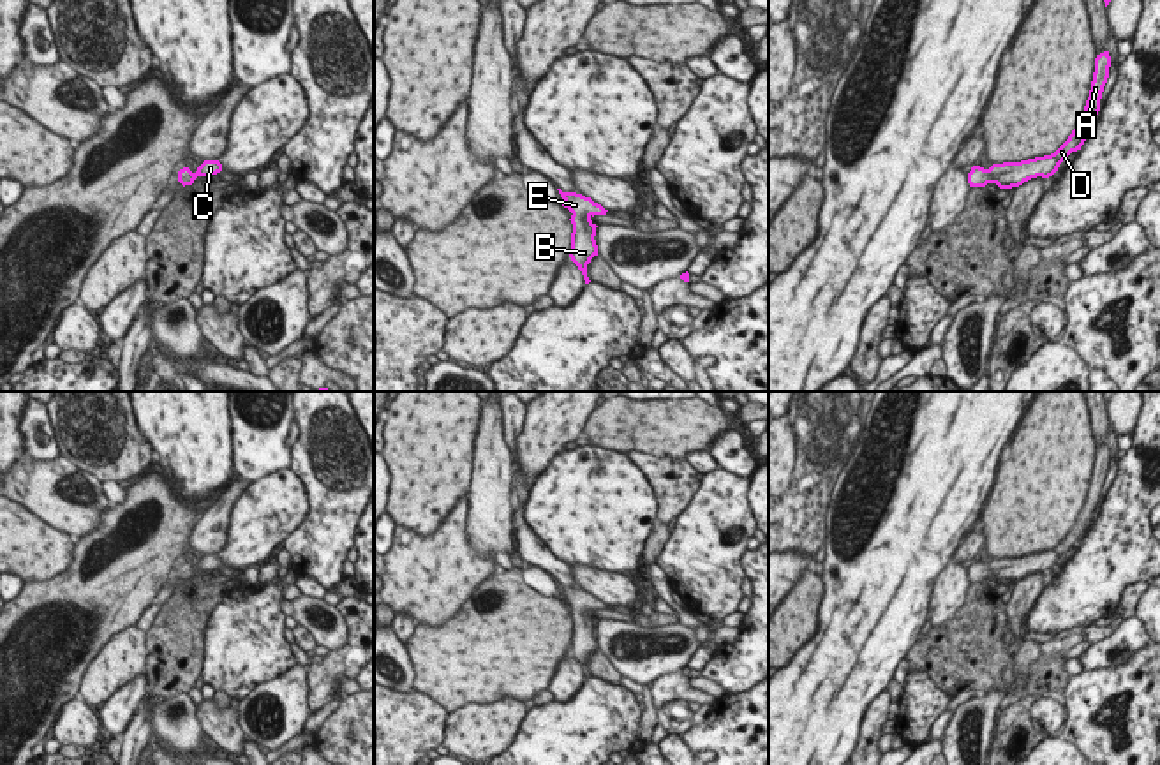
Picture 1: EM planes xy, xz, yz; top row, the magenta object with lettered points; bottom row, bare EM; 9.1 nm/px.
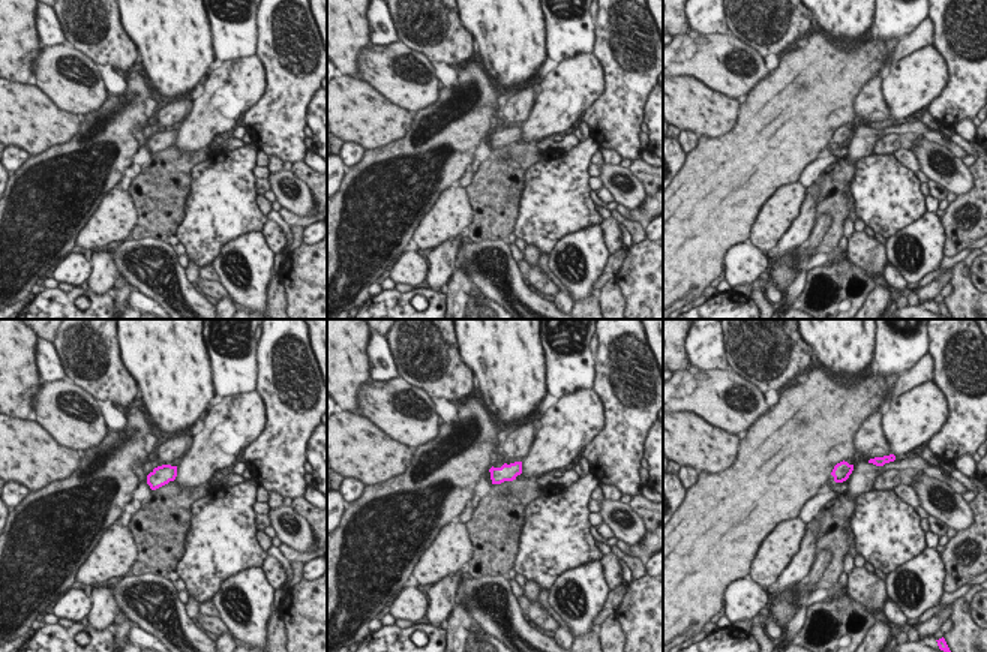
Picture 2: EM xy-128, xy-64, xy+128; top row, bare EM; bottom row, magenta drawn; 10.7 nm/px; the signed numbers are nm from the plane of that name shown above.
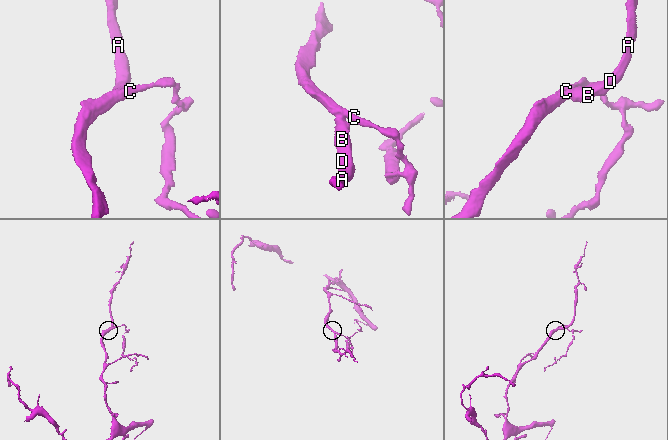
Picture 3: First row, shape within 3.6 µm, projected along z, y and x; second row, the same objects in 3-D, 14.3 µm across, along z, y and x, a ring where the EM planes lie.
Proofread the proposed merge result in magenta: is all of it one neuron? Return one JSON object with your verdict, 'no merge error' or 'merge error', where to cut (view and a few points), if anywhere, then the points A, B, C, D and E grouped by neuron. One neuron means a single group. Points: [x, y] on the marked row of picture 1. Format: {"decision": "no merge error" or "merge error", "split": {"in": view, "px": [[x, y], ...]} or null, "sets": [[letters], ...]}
{"decision": "no merge error", "split": null, "sets": [["A", "B", "C", "D", "E"]]}

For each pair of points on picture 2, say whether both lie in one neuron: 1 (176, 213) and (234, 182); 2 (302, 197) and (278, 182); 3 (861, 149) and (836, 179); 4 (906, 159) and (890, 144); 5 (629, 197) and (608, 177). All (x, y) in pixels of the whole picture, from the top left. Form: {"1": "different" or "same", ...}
{"1": "different", "2": "same", "3": "different", "4": "different", "5": "same"}

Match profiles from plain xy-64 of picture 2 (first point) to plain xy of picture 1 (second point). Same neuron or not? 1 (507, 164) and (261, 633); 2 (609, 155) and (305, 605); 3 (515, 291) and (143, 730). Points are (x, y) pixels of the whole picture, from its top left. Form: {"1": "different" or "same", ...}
{"1": "different", "2": "different", "3": "different"}

